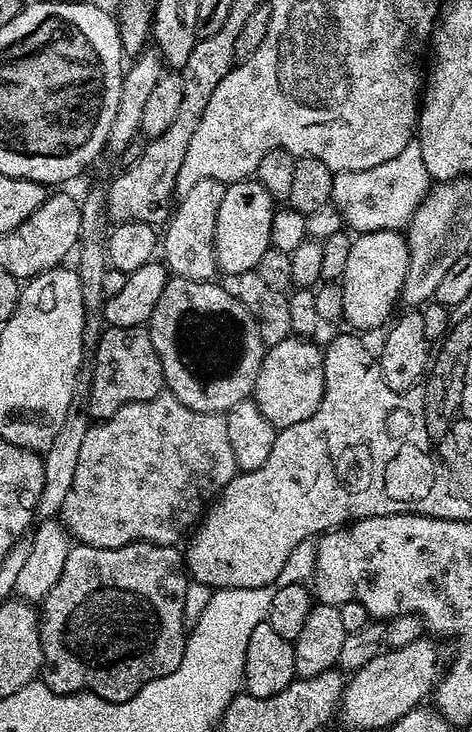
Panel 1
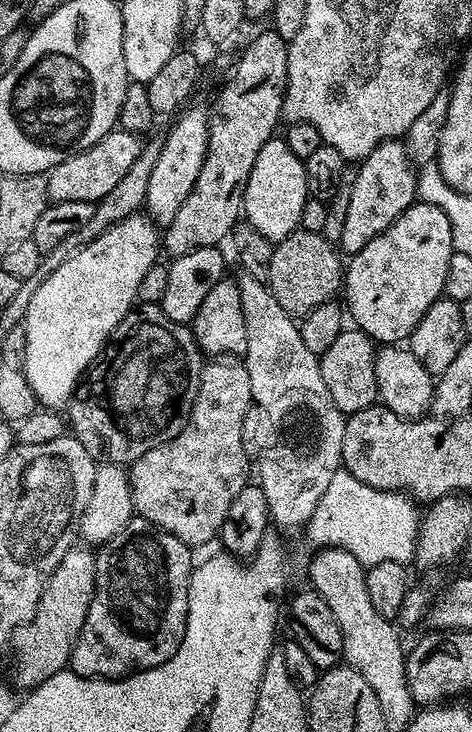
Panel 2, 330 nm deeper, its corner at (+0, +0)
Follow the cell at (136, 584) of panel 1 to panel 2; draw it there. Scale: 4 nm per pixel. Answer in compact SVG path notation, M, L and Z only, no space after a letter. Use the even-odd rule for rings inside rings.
M145 527L145 532L132 532L125 530L119 532L113 540L108 540L105 544L99 545L96 552L96 581L94 582L94 598L90 602L90 610L86 614L86 622L76 639L76 645L72 651L70 661L71 671L76 672L79 676L89 678L103 678L106 680L118 680L135 671L145 668L153 668L162 662L166 662L178 650L178 646L184 637L186 622L188 621L188 583L192 581L192 550L189 545L184 544L174 534L170 534L161 528Z

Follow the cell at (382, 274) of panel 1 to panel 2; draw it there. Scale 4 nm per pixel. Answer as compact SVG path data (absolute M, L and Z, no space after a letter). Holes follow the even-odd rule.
M413 202L387 230L378 234L378 238L366 242L362 250L351 253L349 260L352 261L349 264L347 261L342 276L342 296L348 299L346 312L351 323L380 346L407 341L426 310L444 296L446 270L450 267L453 251L450 218L436 205Z

